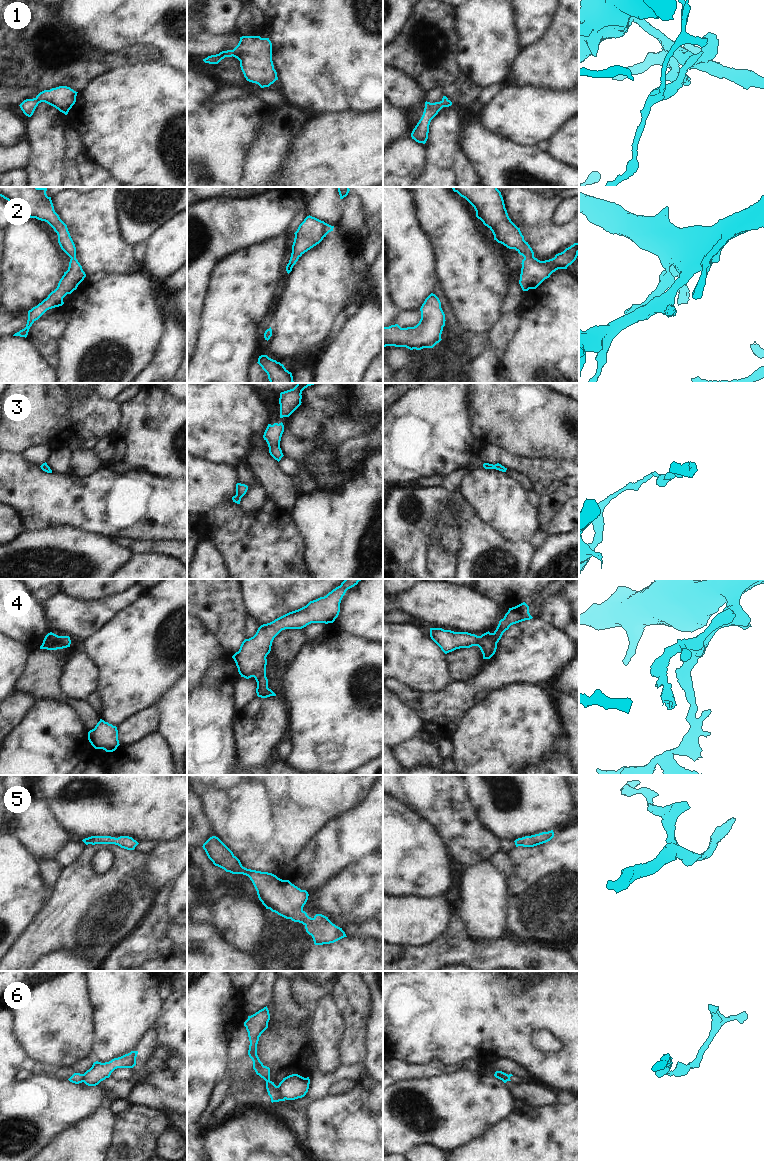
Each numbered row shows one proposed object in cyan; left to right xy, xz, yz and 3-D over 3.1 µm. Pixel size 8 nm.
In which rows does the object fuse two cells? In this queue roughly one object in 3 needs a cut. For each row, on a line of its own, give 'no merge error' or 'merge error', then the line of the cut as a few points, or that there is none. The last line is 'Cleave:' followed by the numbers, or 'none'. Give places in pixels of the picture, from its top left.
1: no merge error; cut none
2: no merge error; cut none
3: no merge error; cut none
4: no merge error; cut none
5: no merge error; cut none
6: merge error; cut xz (277, 1086), (279, 1094), (284, 1099)
Cleave: 6

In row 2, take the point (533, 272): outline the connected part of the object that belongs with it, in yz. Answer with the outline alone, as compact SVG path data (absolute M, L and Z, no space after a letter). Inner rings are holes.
M451 187L461 197L465 198L475 209L476 217L487 226L494 235L494 240L503 244L509 249L515 249L524 257L522 260L522 268L519 284L523 291L536 289L545 279L558 269L567 269L577 258L579 253L579 243L574 243L566 248L563 252L555 255L554 258L540 261L534 257L534 252L528 242L524 240L520 228L518 228L509 218L505 208L504 200L501 192L497 187Z

